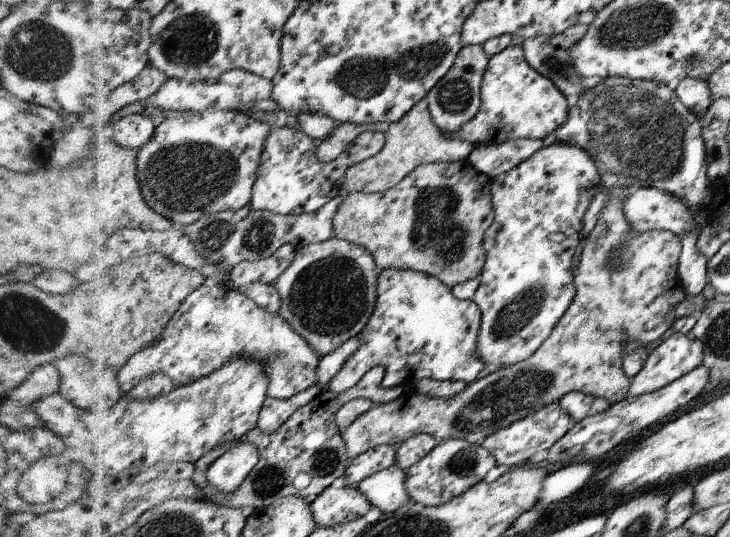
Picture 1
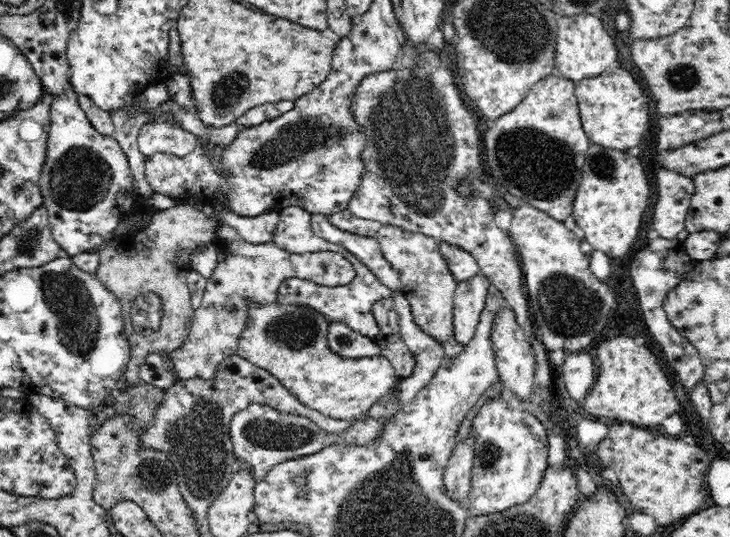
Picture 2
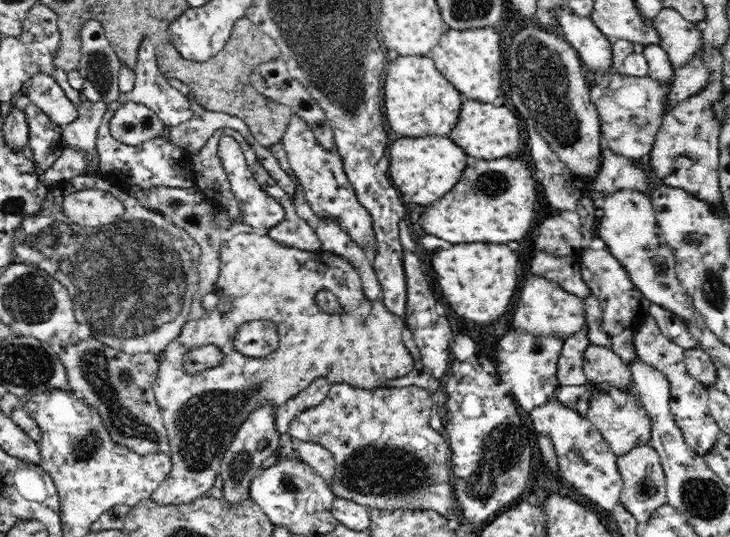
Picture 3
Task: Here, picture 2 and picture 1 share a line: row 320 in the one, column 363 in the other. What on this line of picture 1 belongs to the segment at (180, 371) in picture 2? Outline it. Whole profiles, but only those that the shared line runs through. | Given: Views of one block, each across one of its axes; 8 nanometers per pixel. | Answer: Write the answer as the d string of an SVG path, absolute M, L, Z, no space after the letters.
M468 158L451 163L422 163L410 172L409 175L406 175L395 187L389 188L388 191L381 193L348 192L342 201L340 211L335 219L336 236L369 249L369 251L373 253L375 263L381 271L387 268L412 269L429 273L450 287L464 283L470 279L476 279L481 274L485 265L486 251L483 245L484 233L490 228L490 225L495 219L493 197L491 196L492 179L493 178L489 177L486 173L478 172L477 169L469 163Z

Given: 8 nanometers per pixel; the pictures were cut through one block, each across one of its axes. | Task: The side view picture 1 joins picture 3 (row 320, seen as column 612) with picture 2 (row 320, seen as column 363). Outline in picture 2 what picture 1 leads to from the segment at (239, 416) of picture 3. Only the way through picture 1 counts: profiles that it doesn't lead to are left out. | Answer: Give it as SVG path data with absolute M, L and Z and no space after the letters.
M382 225L375 237L379 240L383 255L388 259L392 267L398 271L400 289L410 303L414 323L420 325L420 329L426 335L438 339L443 344L449 336L454 336L455 334L455 325L452 324L454 319L452 310L454 310L453 298L458 282L456 282L455 276L452 275L451 269L448 268L448 263L444 259L443 253L440 252L439 242L433 236L428 236L421 232L410 232L396 225Z

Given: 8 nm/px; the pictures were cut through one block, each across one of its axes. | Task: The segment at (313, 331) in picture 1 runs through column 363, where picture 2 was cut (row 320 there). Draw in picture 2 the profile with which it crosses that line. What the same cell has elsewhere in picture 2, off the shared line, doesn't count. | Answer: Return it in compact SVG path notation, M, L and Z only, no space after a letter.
M250 298L245 300L248 311L247 323L239 338L239 346L235 352L238 356L268 369L280 383L287 388L306 407L317 410L324 416L336 420L358 420L365 418L376 403L392 388L397 375L390 361L382 355L362 358L346 358L330 349L328 345L328 328L330 321L326 315L316 310L289 302L260 304Z

